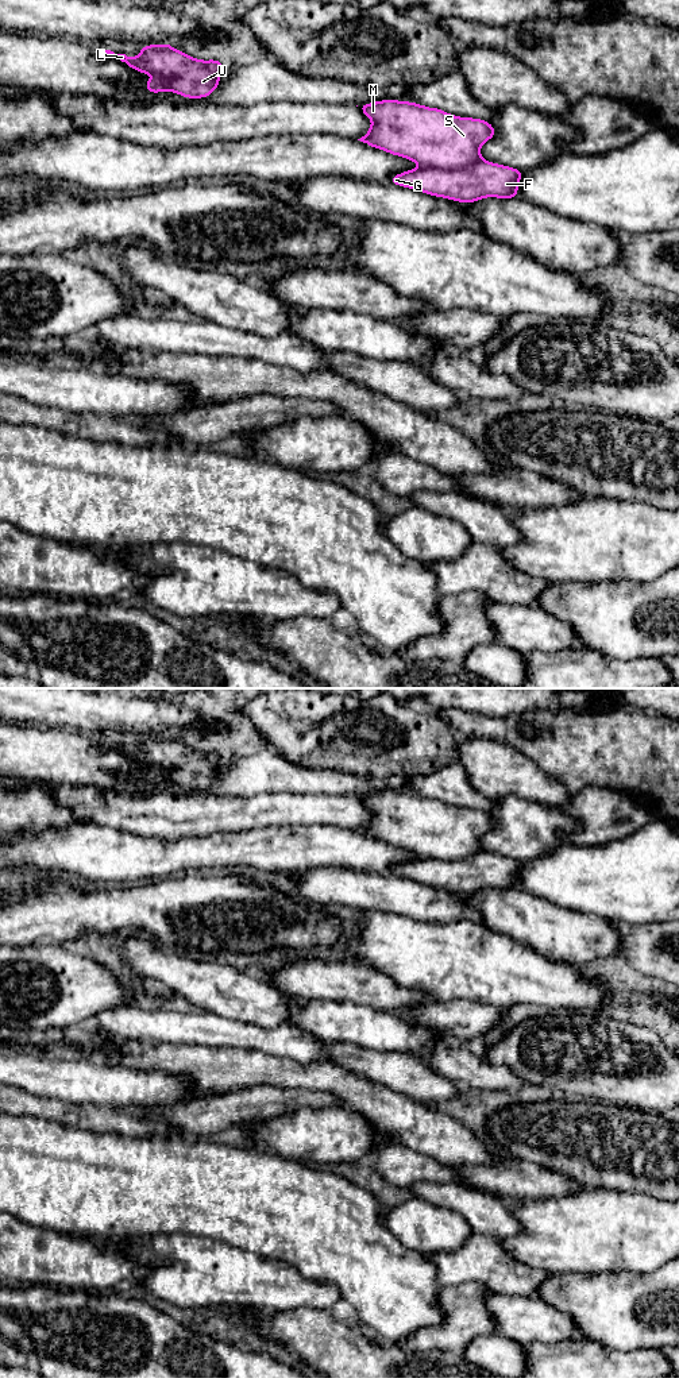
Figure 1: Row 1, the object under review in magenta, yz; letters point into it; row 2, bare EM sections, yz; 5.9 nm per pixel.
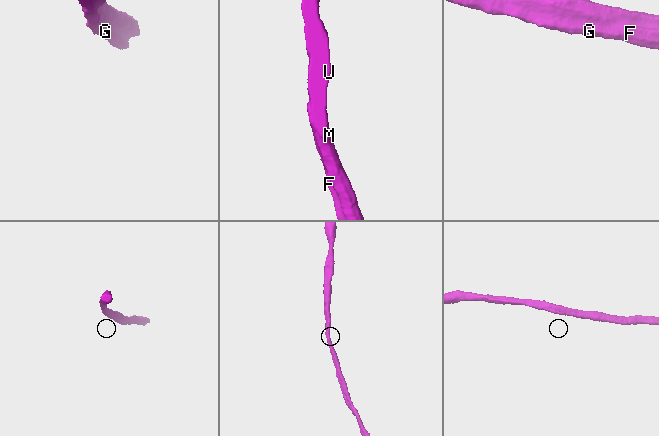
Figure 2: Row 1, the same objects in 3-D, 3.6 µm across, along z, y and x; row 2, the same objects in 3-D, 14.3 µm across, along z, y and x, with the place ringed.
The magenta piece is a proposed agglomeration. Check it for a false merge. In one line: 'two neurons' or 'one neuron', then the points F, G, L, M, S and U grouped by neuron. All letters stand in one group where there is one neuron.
one neuron; groups F G L M S U

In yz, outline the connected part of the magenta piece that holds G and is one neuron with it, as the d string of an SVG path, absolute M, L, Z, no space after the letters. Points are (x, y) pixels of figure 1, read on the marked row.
M393 99L363 104L358 108L373 121L369 132L358 140L391 155L414 161L421 166L393 175L389 184L464 204L486 197L518 197L522 170L486 162L479 153L482 144L495 136L495 130L489 121L459 117L439 108Z

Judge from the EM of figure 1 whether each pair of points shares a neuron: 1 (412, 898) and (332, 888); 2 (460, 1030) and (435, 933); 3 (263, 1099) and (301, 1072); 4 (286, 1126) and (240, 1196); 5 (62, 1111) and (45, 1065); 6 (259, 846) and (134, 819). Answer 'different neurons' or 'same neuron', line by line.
1: same neuron
2: different neurons
3: different neurons
4: different neurons
5: different neurons
6: different neurons

